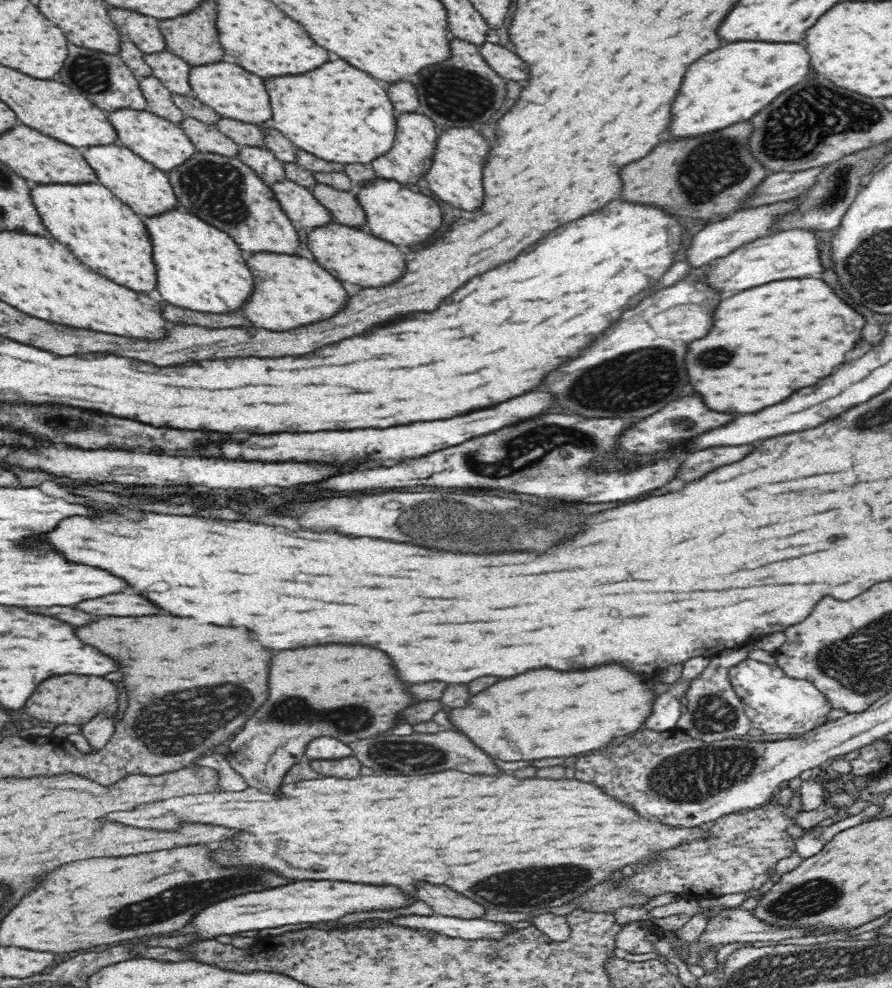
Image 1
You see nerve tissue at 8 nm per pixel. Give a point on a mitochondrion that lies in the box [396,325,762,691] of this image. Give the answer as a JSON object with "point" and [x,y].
{"point":[590,389]}

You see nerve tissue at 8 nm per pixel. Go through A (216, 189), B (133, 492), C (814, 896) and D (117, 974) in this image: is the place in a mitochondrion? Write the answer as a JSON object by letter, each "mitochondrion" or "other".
{"A":"mitochondrion","B":"other","C":"mitochondrion","D":"other"}

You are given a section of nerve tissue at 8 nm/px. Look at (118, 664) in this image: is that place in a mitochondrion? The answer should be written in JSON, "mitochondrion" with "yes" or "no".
{"mitochondrion":"no"}

